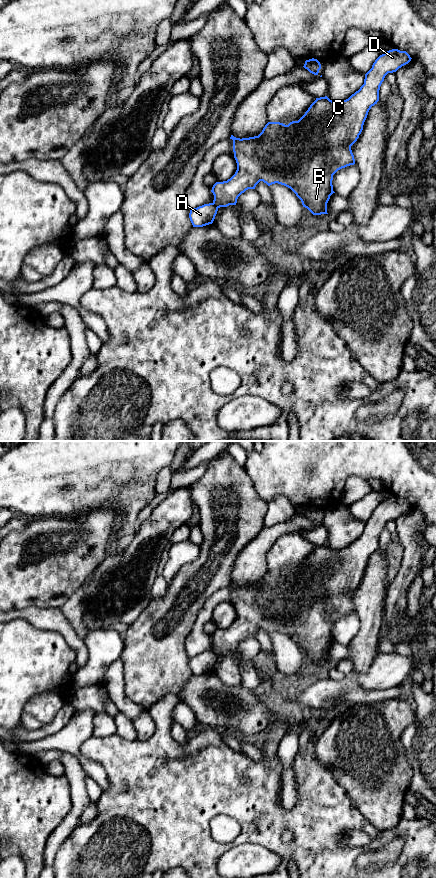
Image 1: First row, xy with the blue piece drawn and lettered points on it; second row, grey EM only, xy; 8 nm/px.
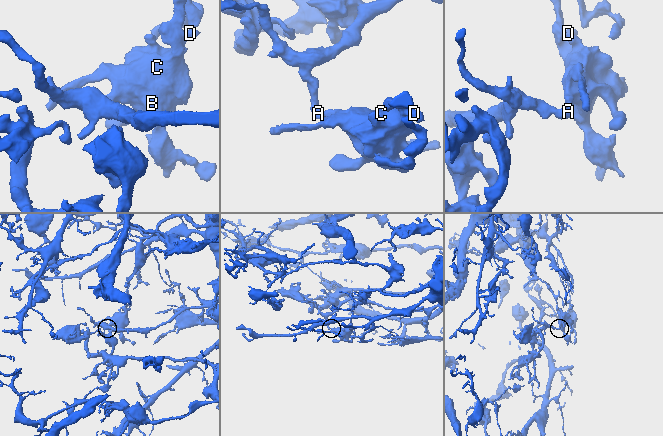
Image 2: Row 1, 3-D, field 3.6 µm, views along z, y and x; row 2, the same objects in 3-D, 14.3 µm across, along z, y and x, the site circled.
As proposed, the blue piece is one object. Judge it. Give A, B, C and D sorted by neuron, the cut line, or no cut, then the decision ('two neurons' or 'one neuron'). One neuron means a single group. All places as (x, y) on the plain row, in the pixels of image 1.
groups A / B C D; cut xy (213, 650), (217, 656); two neurons

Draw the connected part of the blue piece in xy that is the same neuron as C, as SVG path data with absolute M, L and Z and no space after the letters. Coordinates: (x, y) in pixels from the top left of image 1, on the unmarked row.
M392 497L384 502L380 503L375 510L372 513L372 516L365 522L364 532L360 535L358 539L356 539L354 542L352 542L348 547L343 548L342 550L336 551L330 548L327 544L316 546L316 548L310 553L308 558L305 560L305 562L298 568L298 569L292 569L288 573L285 573L280 570L268 570L265 575L263 576L262 580L258 584L249 585L249 586L236 586L233 583L231 583L230 587L233 588L233 600L234 600L234 606L237 611L237 618L235 622L228 627L227 629L223 630L216 630L211 640L214 643L213 651L216 653L217 656L220 655L227 655L229 653L236 653L238 645L244 641L248 637L255 637L256 633L263 629L268 634L278 631L281 633L284 633L288 636L290 636L296 644L301 648L303 655L307 656L313 663L321 663L321 662L328 662L327 661L327 651L330 647L330 644L335 641L333 639L333 623L340 617L345 616L350 613L355 612L354 603L351 598L351 594L357 589L359 586L359 583L361 582L363 578L364 570L367 566L368 560L371 557L372 554L377 552L379 549L379 538L382 530L384 529L385 524L388 521L396 520L399 516L402 514L408 512L411 509L410 503L406 499L400 499L398 497Z

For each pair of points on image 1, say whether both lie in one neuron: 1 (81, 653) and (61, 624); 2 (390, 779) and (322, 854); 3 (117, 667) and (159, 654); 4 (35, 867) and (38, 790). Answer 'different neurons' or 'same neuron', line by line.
1: same neuron
2: different neurons
3: different neurons
4: same neuron

